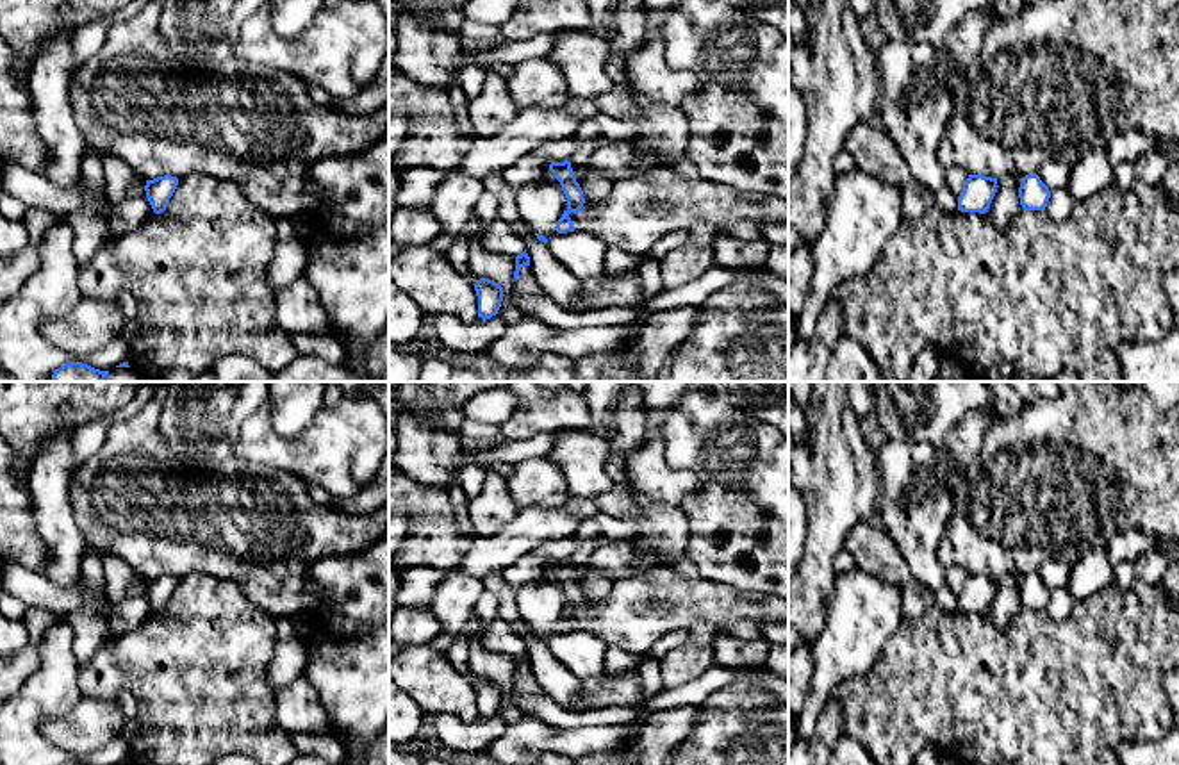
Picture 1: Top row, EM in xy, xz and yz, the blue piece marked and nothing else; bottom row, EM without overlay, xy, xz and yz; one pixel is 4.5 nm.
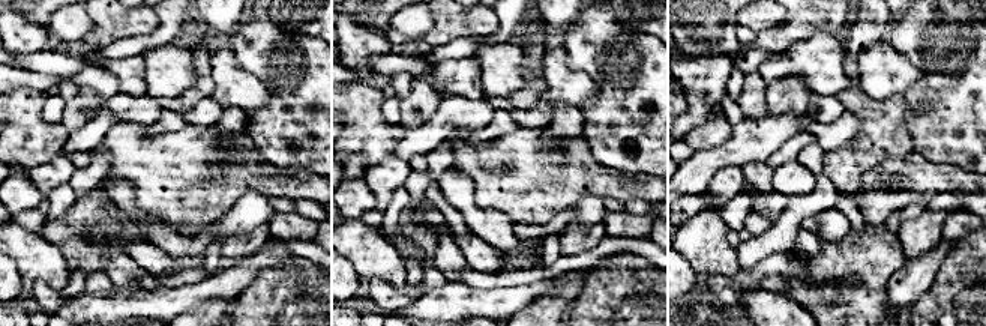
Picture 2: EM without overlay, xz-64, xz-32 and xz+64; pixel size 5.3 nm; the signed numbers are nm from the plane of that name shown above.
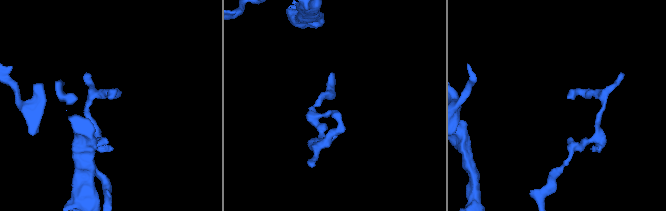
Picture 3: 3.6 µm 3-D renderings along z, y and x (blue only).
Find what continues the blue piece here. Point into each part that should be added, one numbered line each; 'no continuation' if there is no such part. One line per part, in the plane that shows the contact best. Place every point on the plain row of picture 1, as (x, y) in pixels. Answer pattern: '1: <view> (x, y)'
no continuation

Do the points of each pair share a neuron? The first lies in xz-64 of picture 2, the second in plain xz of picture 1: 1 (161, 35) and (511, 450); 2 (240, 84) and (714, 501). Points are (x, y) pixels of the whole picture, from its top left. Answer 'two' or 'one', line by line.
1: one
2: two

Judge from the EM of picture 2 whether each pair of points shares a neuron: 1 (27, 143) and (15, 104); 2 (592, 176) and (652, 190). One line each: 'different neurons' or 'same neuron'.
1: same neuron
2: same neuron

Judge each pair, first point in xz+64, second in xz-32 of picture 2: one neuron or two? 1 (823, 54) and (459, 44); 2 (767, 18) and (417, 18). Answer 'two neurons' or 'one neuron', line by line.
1: two neurons
2: one neuron

